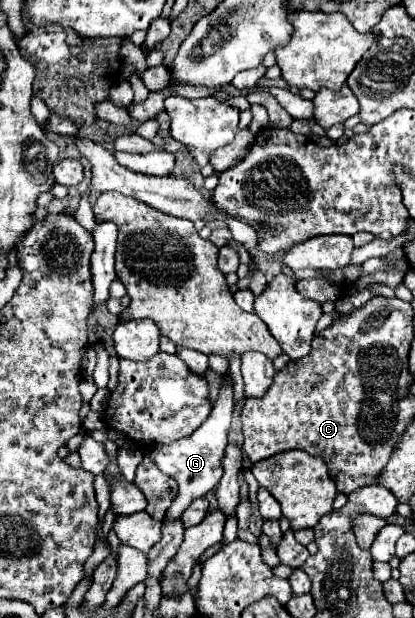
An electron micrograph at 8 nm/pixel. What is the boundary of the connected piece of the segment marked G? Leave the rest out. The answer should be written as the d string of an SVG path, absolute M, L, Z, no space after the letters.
M225 372L223 374L223 384L219 388L219 398L209 414L209 418L205 420L205 424L201 424L201 428L197 428L191 436L181 438L173 444L163 444L163 446L155 446L147 456L155 462L155 466L169 474L177 484L179 484L179 494L175 498L175 502L171 504L171 508L167 510L165 518L179 518L181 512L199 496L205 496L209 490L213 490L223 474L221 468L221 458L223 458L223 450L227 446L227 432L231 426L231 416L235 410L235 396L233 396L233 380L231 376Z

